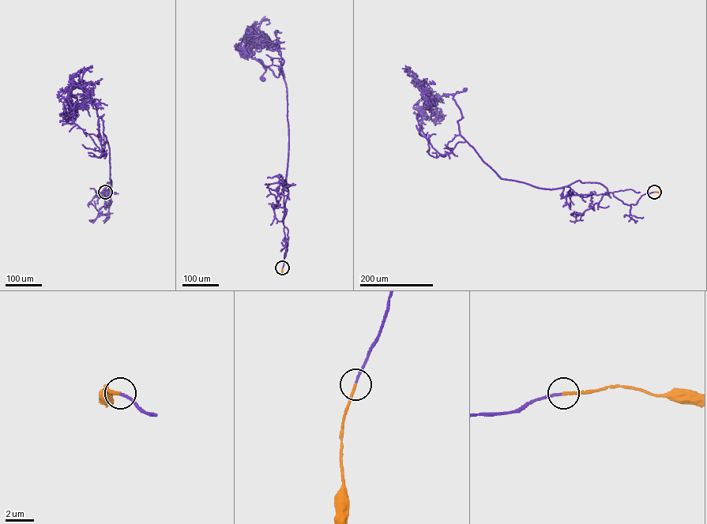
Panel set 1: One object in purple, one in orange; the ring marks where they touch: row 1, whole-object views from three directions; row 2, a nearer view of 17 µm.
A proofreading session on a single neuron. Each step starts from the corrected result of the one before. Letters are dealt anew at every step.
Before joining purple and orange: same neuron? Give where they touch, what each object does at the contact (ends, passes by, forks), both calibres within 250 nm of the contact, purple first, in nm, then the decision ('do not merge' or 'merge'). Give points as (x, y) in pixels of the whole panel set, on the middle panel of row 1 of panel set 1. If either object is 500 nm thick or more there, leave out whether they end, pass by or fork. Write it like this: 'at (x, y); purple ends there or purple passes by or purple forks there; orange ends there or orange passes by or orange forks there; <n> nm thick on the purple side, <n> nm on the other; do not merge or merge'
at (282, 267); purple ends there; orange ends there; 170 nm thick on the purple side, 200 nm on the other; merge

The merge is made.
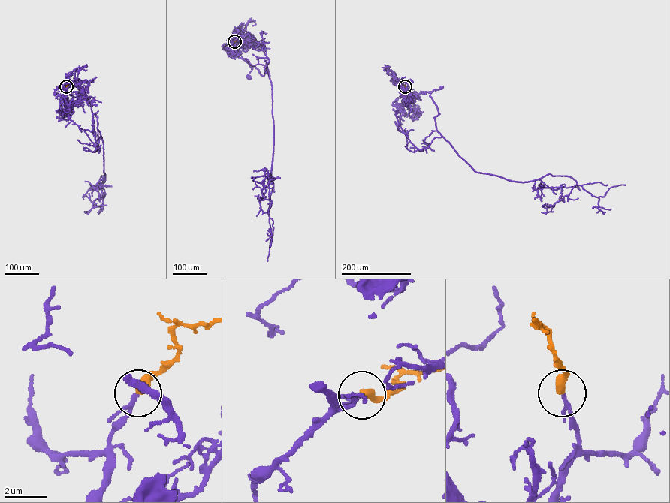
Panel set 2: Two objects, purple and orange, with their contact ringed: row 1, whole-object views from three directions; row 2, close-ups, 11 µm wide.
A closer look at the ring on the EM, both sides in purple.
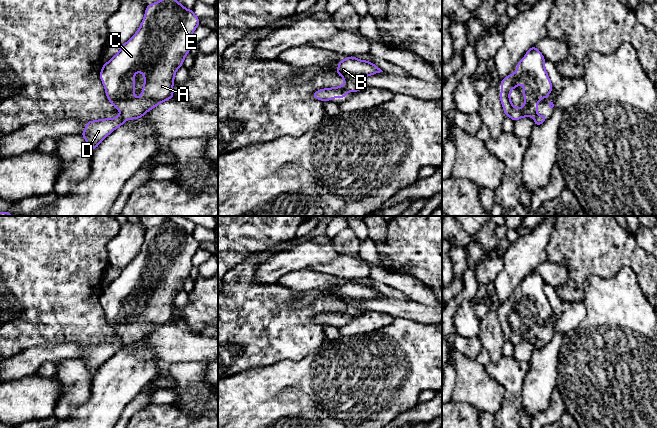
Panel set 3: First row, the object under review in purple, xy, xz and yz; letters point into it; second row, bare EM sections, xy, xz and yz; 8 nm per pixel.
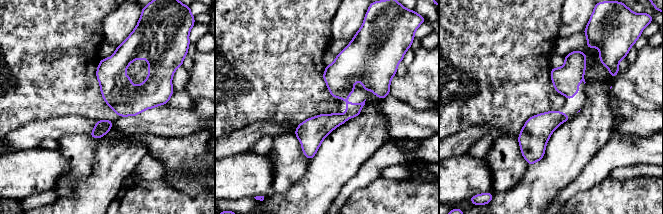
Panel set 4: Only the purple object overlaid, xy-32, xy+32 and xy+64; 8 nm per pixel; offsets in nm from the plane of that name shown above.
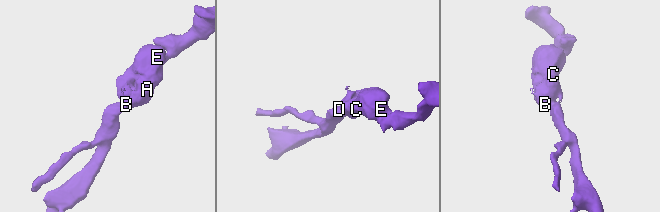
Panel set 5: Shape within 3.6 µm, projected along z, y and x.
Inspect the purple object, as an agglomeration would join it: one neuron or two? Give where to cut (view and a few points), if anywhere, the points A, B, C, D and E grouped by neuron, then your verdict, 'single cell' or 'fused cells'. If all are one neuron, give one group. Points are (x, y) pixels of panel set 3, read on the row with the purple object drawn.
no cut; A B C D E; single cell

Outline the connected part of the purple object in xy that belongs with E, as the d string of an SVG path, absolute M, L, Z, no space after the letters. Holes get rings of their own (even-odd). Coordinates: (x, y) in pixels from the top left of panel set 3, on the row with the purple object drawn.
M160 0L147 5L140 28L109 62L104 63L100 71L107 98L120 110L120 114L117 118L86 122L86 129L80 135L85 138L89 149L95 150L102 140L125 121L139 119L158 104L174 97L174 76L190 52L192 34L199 24L200 19L195 16L194 10L186 9L177 0ZM138 71L144 74L144 86L141 96L136 99L134 75Z

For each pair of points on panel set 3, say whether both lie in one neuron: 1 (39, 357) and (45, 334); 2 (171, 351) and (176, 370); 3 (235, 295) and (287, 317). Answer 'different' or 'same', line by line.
1: different
2: different
3: same

